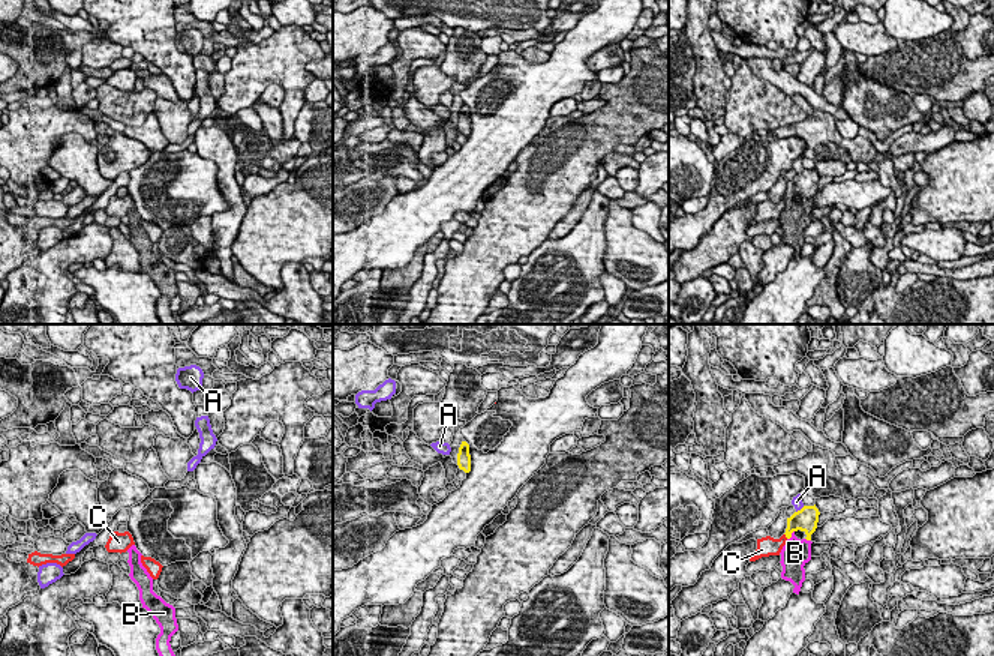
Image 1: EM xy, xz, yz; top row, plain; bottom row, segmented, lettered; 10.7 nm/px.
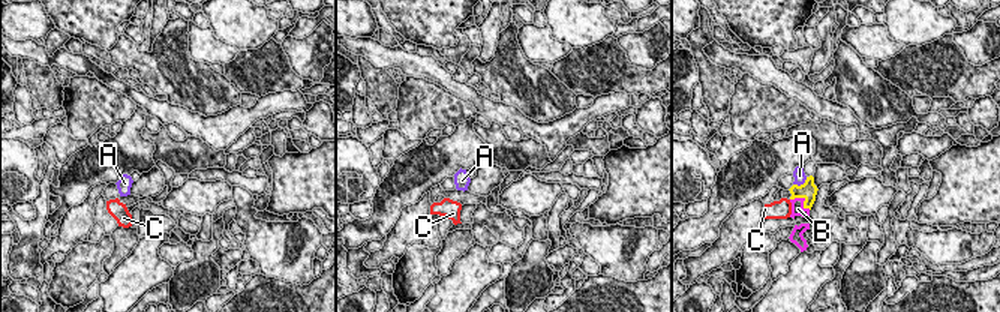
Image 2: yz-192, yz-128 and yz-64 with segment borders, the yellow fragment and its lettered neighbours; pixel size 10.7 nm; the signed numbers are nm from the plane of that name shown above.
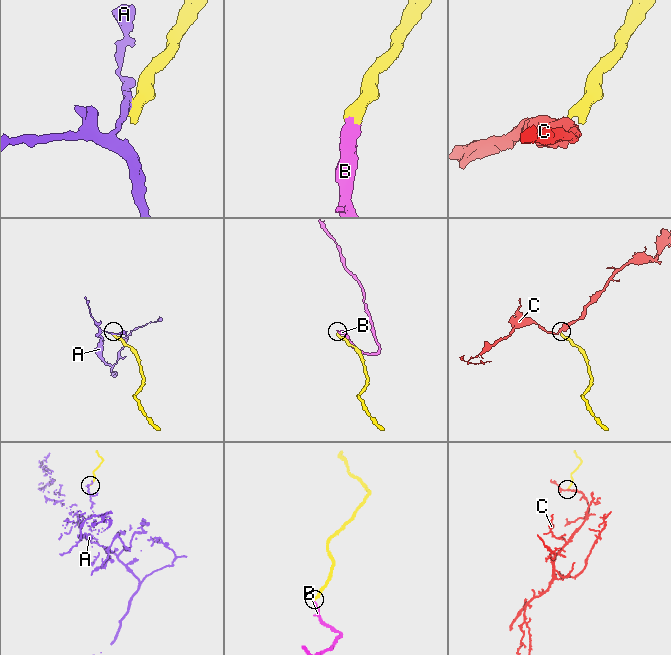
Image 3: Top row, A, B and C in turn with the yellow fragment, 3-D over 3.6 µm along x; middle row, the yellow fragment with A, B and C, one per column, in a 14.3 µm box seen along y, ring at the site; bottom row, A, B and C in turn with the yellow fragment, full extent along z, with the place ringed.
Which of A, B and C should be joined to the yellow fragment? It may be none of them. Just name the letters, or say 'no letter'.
B

